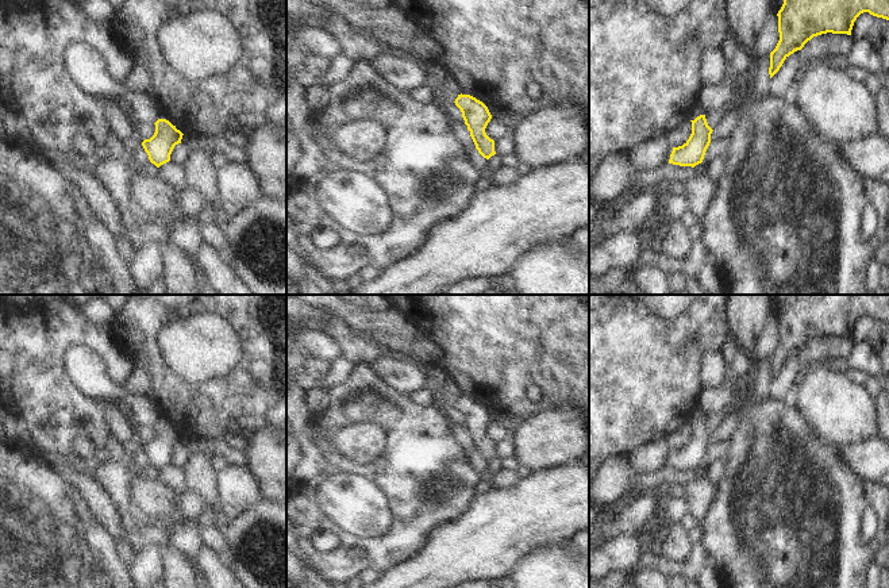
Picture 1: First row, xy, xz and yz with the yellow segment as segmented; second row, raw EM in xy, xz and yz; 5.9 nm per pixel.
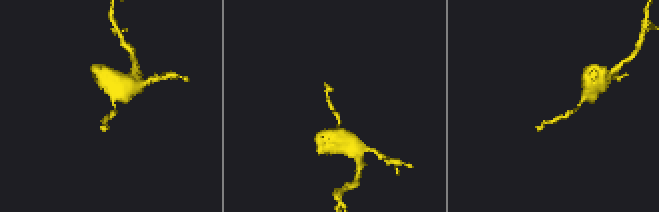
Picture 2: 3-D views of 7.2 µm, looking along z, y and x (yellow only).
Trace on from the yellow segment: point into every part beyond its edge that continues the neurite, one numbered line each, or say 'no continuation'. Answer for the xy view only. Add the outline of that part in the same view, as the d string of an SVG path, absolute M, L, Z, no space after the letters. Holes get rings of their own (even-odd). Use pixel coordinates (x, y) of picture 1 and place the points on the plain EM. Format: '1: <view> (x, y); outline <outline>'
no continuation

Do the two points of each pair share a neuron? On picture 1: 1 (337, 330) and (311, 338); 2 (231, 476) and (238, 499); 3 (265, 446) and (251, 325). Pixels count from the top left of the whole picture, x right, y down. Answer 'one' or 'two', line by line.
1: two
2: one
3: two

